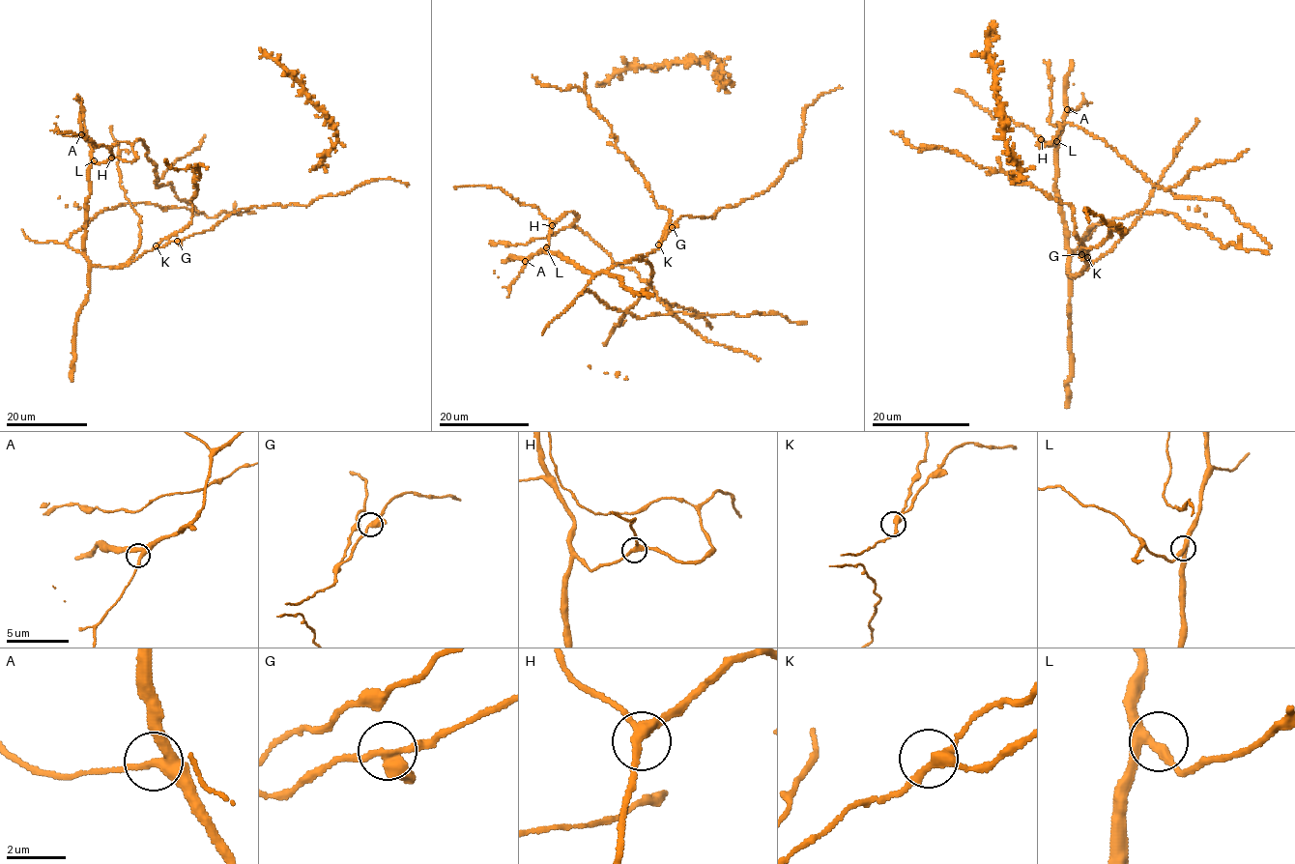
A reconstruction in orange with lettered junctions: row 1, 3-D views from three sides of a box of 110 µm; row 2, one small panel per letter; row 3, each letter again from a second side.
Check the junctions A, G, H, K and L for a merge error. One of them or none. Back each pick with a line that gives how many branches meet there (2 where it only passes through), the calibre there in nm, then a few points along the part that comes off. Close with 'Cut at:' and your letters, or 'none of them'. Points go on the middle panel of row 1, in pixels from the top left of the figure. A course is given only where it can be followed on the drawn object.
Cut at: none of them

